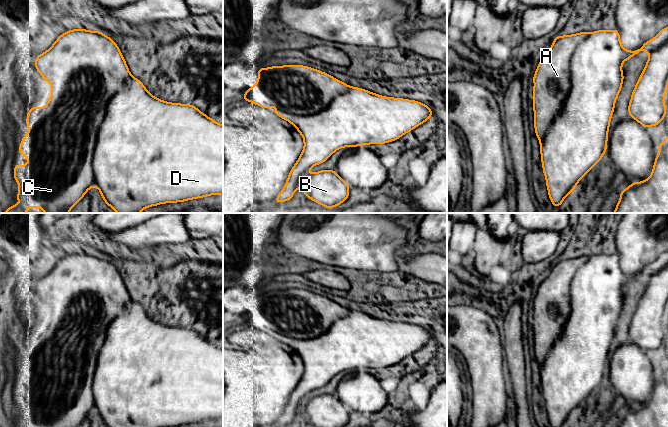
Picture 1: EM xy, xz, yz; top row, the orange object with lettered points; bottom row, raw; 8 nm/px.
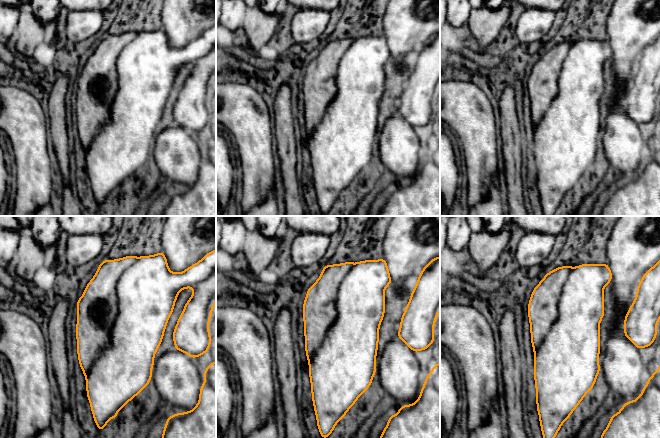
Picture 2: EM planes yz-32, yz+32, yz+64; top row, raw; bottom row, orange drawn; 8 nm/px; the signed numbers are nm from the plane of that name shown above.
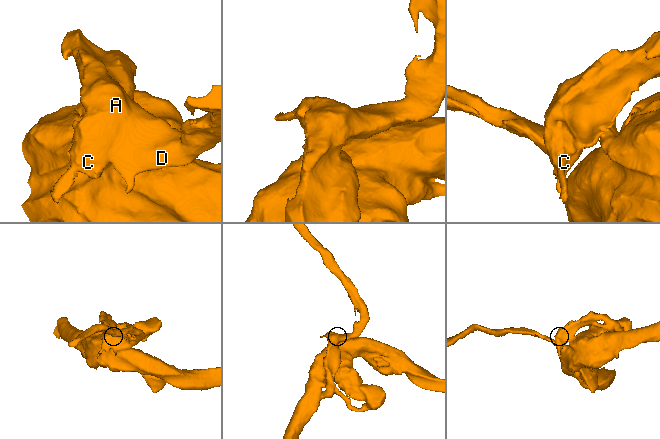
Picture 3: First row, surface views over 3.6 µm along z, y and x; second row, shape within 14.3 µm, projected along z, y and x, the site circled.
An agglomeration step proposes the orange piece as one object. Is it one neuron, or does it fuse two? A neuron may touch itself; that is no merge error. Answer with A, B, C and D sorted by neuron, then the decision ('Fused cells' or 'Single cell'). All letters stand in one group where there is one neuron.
Groups: A C / B D. Fused cells

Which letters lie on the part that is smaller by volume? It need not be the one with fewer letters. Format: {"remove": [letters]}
{"remove": ["A", "C"]}

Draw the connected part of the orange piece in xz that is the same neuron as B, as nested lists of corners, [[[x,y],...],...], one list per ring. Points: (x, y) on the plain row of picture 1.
[[[349,310],[345,317],[335,321],[325,334],[317,338],[299,341],[278,333],[275,339],[290,346],[304,364],[304,373],[291,393],[283,414],[275,422],[275,426],[290,424],[300,410],[305,419],[316,427],[342,427],[349,421],[349,408],[334,394],[309,398],[309,393],[325,386],[342,371],[384,368],[397,364],[427,345],[433,336],[430,331],[418,325],[384,321],[362,312]]]

